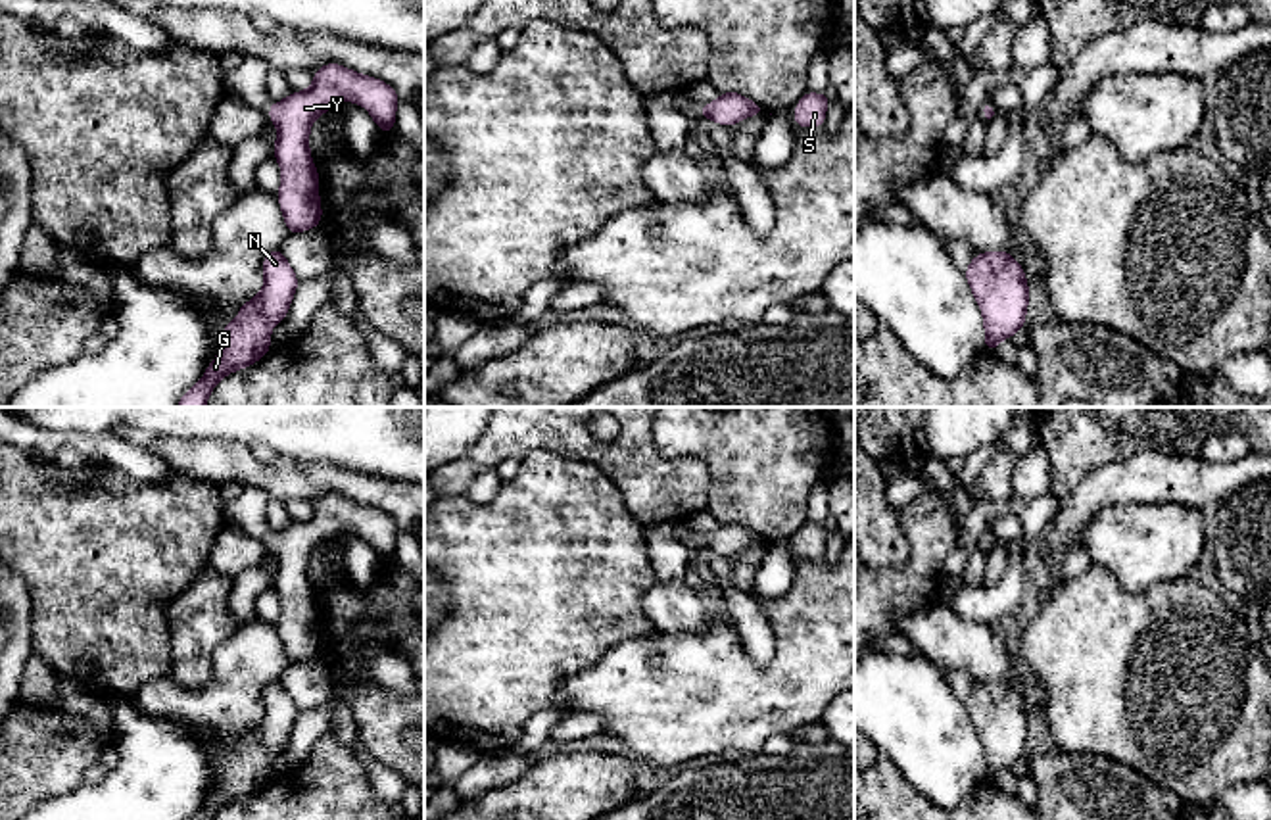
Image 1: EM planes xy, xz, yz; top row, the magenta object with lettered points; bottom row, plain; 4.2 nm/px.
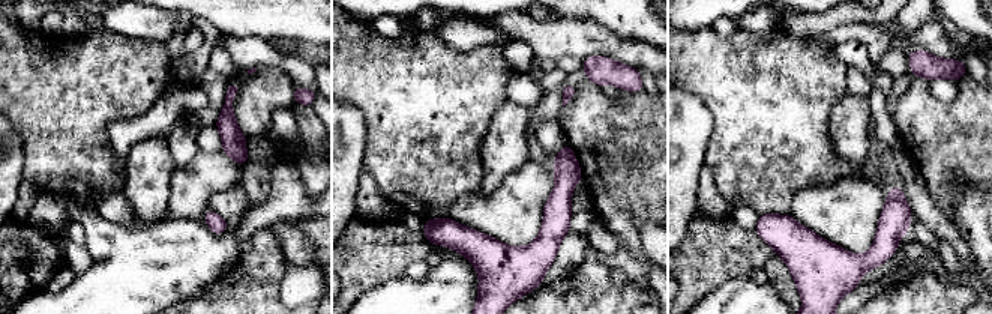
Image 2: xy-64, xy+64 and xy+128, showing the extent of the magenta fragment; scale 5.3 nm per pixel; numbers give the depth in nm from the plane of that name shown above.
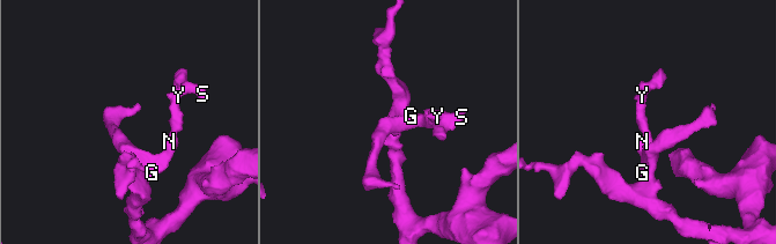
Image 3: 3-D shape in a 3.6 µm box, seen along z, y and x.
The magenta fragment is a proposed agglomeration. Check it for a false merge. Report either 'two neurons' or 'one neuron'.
one neuron

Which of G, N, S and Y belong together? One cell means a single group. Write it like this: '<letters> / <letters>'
G N S Y

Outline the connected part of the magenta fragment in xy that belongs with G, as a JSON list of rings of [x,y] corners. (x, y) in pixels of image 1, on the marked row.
[[[278,248],[263,257],[263,271],[263,290],[240,305],[240,315],[221,332],[221,353],[177,407],[205,407],[223,376],[250,367],[271,350],[271,326],[284,321],[300,280]]]

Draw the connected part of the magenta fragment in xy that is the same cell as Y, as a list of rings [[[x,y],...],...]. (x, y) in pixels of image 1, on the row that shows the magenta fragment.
[[[338,63],[319,67],[307,90],[269,106],[271,123],[278,129],[273,154],[282,171],[276,198],[290,234],[321,223],[319,173],[309,154],[309,129],[321,113],[346,100],[365,106],[382,133],[394,131],[399,102],[396,90]]]

